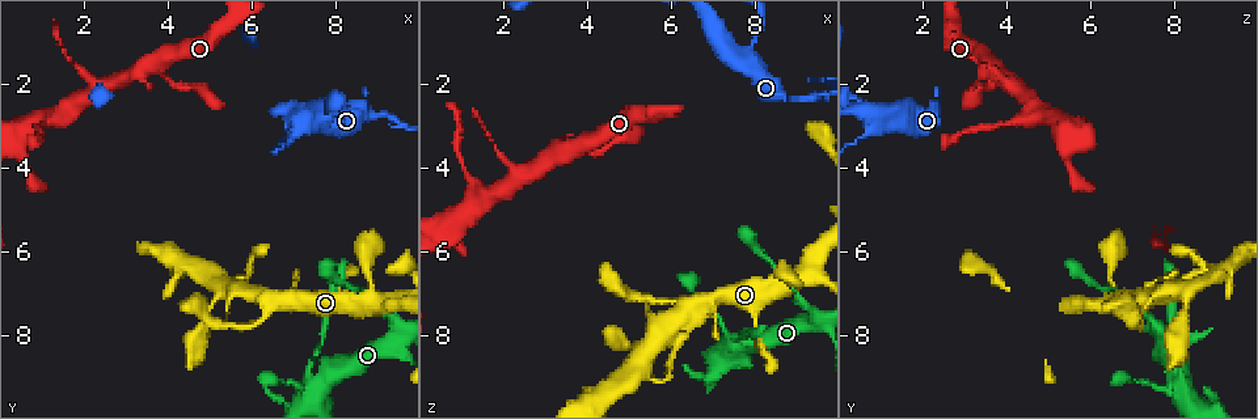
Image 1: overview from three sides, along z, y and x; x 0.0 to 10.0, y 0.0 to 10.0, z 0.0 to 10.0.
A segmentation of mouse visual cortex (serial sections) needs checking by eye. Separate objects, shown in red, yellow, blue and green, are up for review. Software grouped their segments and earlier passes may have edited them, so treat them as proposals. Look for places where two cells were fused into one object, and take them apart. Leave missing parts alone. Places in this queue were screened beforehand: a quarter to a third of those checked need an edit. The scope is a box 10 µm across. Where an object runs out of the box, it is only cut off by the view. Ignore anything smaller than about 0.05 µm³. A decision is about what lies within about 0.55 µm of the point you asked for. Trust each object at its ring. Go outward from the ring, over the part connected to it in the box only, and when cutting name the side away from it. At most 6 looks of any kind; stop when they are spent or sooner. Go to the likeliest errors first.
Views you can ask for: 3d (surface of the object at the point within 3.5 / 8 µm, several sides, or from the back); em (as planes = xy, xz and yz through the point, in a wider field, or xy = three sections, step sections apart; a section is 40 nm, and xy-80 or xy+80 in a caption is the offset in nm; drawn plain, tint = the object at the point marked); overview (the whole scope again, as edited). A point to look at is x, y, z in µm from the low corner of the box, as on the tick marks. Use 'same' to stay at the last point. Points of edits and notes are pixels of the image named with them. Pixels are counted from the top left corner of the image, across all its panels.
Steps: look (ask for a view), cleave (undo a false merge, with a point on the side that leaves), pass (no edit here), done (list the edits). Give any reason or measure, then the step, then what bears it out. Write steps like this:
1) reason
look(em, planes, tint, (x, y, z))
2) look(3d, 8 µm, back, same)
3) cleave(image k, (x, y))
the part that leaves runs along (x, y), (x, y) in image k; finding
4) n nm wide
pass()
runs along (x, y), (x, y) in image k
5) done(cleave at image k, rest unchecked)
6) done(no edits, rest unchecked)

calibre changes
look(3d, 3.5 µm, back, (7.60, 8.20, 8.05))

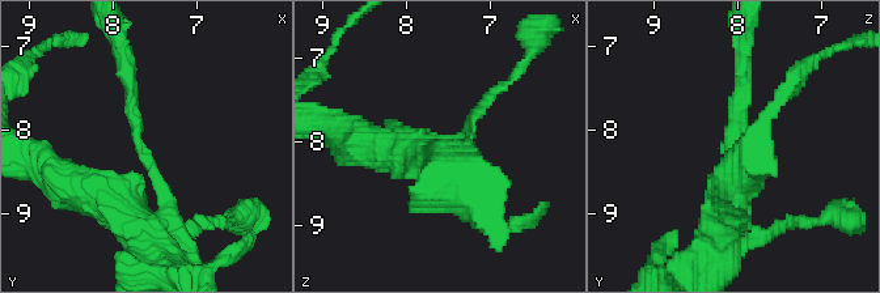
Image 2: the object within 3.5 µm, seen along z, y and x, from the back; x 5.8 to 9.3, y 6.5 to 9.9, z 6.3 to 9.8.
arms of 200, 450 nm
look(em, xy, step 1, tint, (7.65, 8.25, 8.10))

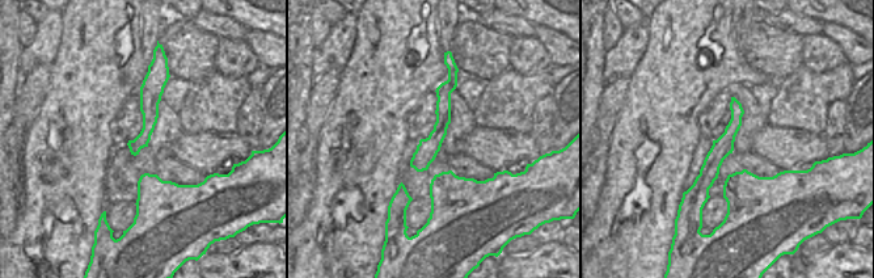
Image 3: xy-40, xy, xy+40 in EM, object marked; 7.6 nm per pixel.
look(em, xy, step 2, tint, same)

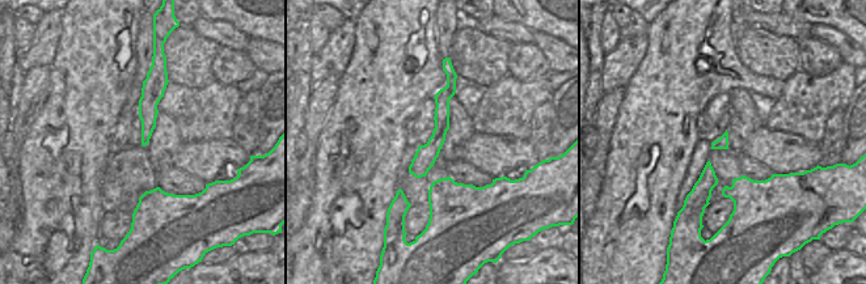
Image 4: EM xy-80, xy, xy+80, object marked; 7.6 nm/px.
pass()
runs along (452, 79), (418, 174) in image 4; all the same cell

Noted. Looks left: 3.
thick turns thin
look(3d, 3.5 µm, (9.30, 7.50, 7.35))

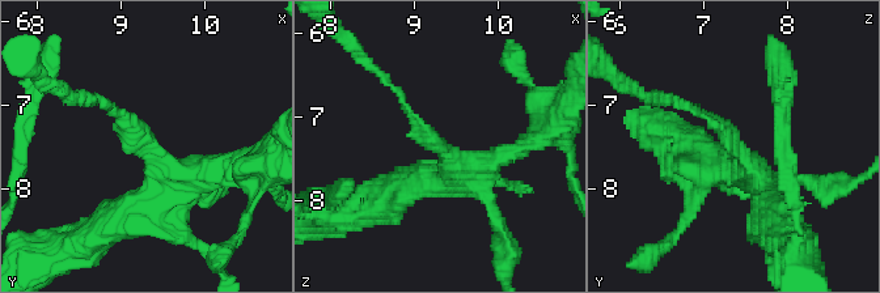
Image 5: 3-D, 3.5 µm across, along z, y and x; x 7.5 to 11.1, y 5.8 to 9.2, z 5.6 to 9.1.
arms of 100, 350 nm; shape alone is not enough
look(em, xy, step 2, tint, (9.30, 7.50, 7.40))

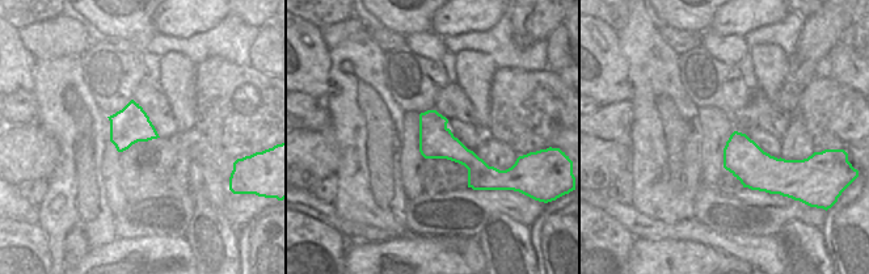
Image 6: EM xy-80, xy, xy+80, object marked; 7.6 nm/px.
pass()
runs along (422, 117), (488, 177) in image 6; all the same cell

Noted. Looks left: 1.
done(no edits, rest unchecked)

